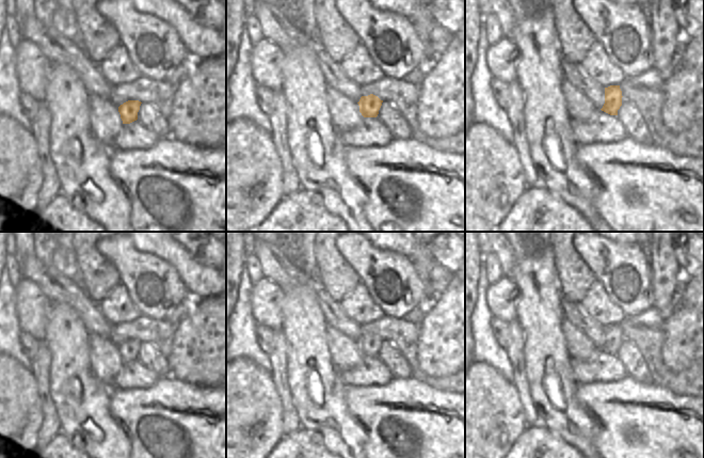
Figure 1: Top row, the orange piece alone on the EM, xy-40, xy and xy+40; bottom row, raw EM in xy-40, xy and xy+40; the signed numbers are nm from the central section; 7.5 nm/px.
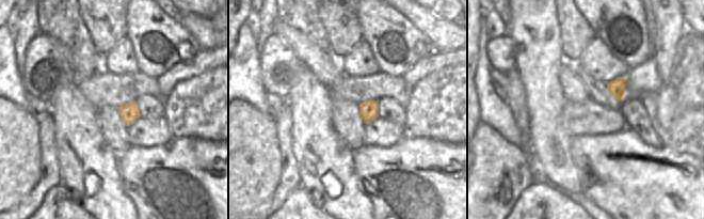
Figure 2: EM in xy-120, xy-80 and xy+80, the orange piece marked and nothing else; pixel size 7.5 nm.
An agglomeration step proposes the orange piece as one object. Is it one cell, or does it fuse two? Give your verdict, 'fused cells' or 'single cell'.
fused cells

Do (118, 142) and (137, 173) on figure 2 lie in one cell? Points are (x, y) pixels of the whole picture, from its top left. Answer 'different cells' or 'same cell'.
different cells

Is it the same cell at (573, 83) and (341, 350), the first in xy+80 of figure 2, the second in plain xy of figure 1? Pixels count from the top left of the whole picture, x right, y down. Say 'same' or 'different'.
same

